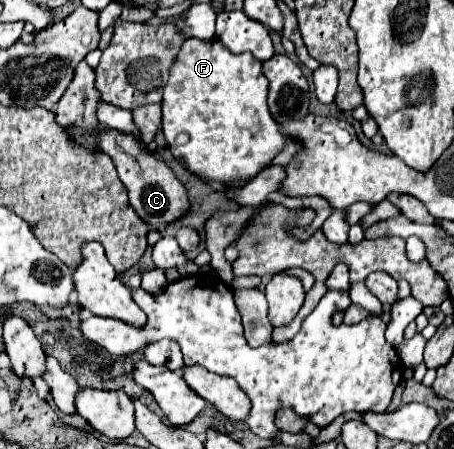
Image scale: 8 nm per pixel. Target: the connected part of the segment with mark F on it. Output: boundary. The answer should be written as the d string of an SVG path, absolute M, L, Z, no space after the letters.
M188 39L170 67L170 79L164 87L162 101L162 129L172 155L184 159L188 169L200 177L212 181L232 181L232 179L252 179L262 171L282 149L284 135L278 123L272 119L268 105L268 79L262 73L262 61L254 59L250 53L234 55L218 39L198 41Z

